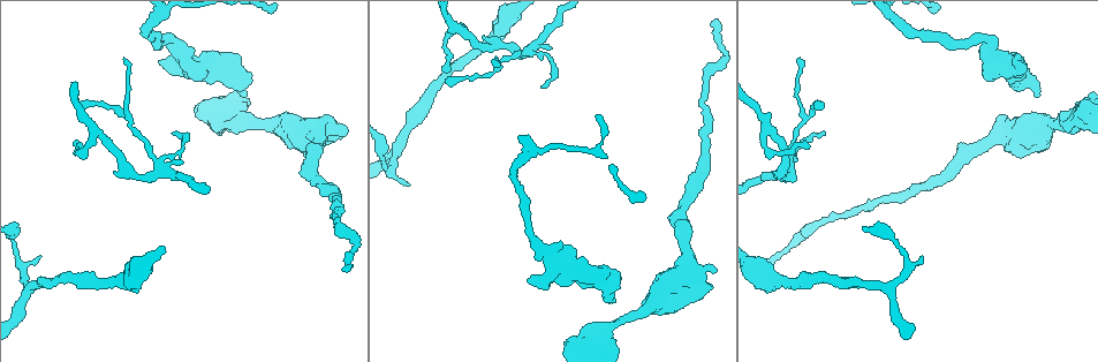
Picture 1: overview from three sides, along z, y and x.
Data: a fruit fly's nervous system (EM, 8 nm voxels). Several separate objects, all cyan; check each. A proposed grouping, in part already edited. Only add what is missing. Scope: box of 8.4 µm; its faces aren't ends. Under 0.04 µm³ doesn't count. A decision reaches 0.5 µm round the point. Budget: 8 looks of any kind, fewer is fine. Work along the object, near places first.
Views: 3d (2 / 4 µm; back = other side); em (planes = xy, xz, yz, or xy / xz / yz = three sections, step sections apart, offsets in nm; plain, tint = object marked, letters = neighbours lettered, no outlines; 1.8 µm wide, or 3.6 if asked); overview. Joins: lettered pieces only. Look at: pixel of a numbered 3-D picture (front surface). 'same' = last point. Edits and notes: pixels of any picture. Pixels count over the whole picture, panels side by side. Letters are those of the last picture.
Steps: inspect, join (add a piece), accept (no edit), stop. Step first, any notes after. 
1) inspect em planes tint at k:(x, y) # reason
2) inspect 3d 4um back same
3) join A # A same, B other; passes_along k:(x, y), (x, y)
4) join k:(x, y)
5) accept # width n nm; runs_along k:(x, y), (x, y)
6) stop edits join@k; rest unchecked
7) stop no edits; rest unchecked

inspect em yz step 4 letters at 1:(550, 47)

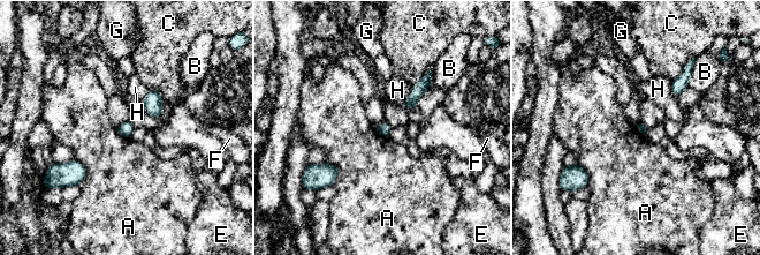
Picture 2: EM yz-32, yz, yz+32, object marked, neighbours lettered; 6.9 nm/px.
accept # A other, B other, C other, E other, F other, G other, H other; border 2:(324, 163), (336, 167), (332, 185); no lettered piece goes on from it

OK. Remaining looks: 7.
inspect 3d 4um at 1:(610, 298) # branch stops here

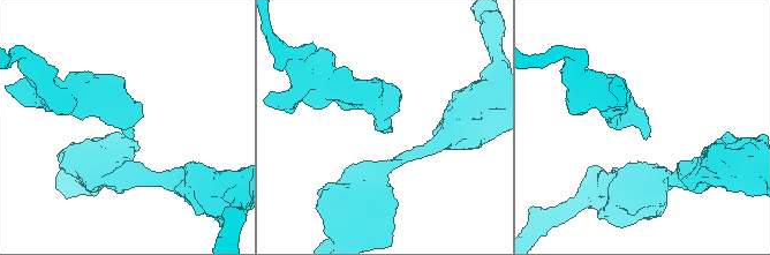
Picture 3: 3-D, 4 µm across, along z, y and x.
inspect em 3.6um xz step 8 letters at 3:(128, 135) # now the EM

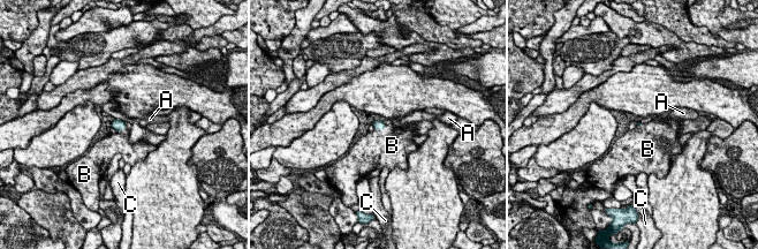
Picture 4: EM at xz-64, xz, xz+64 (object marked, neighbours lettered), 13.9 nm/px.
inspect em 3.6um planes letters same # another direction

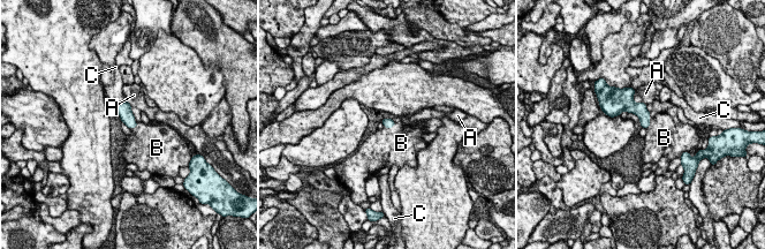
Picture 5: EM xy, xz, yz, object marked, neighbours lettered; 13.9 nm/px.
join B # A other, B same, C other; passes_along 5:(639, 108), (649, 121), (663, 133); the neuron continues

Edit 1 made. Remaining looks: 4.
inspect overview # see it whole again

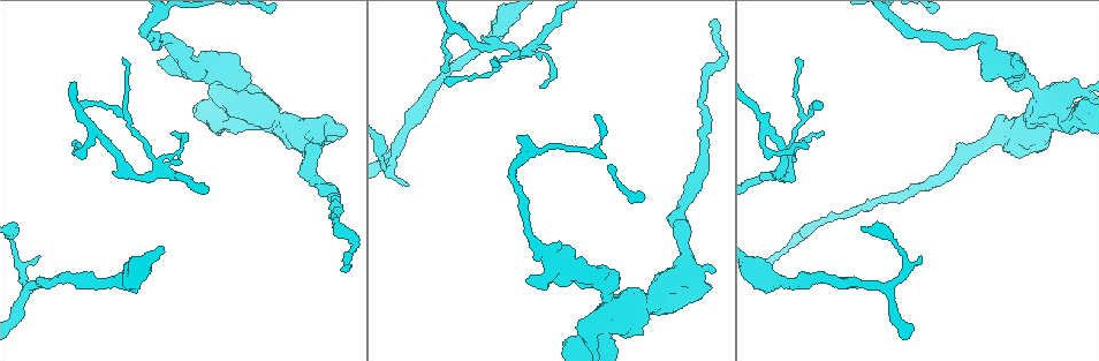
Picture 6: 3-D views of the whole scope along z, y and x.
inspect em planes tint at 6:(714, 271) # an open end

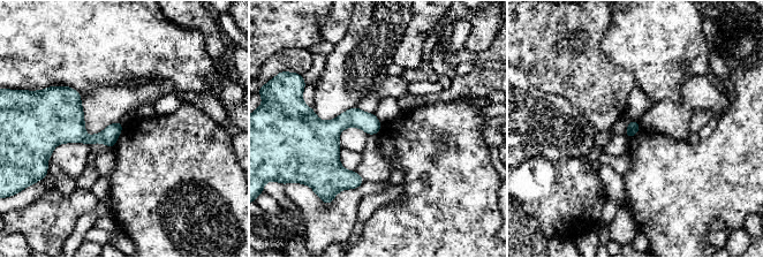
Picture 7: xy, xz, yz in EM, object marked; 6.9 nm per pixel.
inspect em planes letters same

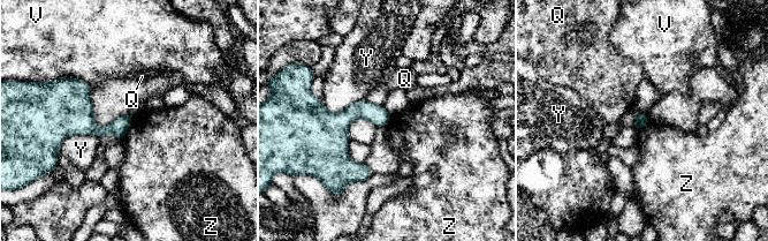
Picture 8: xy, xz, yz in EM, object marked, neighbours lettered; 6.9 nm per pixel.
accept # Q other, V other, Y other, Z other; border 8:(132, 117), (121, 140); none of them fits

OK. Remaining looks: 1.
stop edits join@5; rest unchecked

